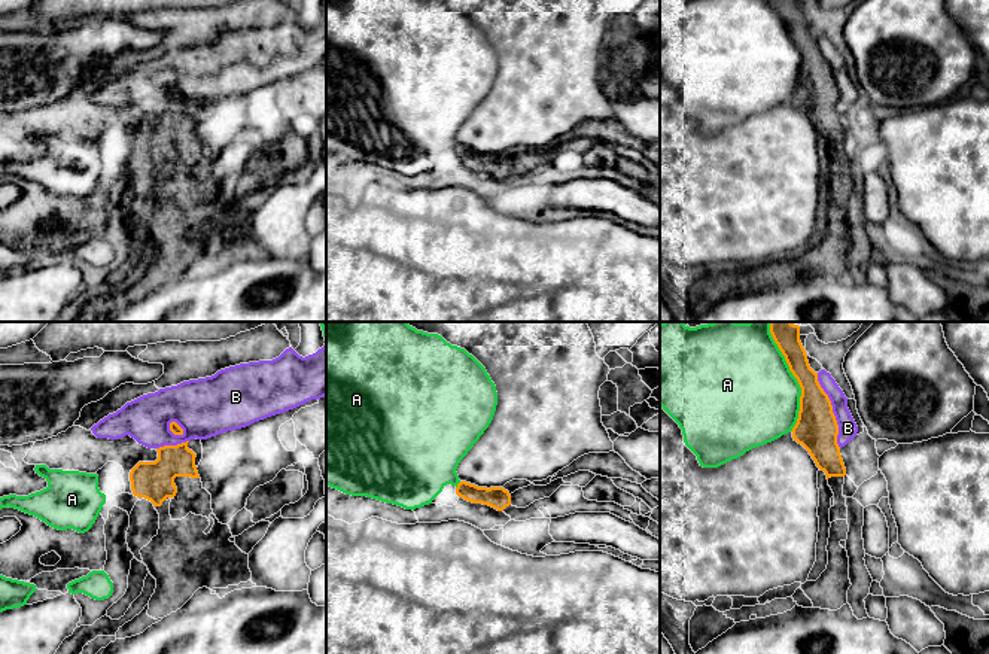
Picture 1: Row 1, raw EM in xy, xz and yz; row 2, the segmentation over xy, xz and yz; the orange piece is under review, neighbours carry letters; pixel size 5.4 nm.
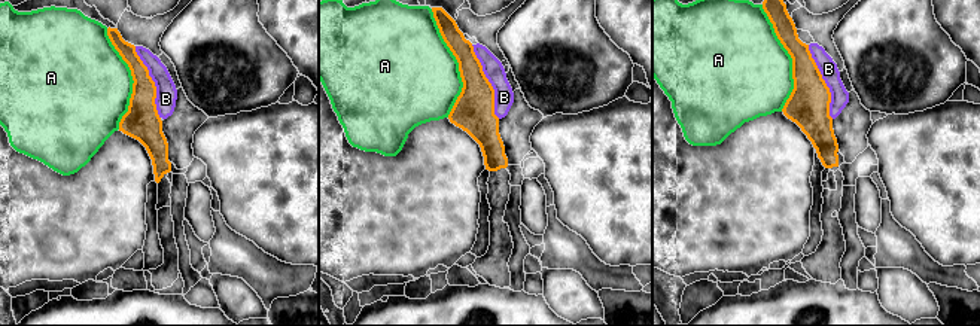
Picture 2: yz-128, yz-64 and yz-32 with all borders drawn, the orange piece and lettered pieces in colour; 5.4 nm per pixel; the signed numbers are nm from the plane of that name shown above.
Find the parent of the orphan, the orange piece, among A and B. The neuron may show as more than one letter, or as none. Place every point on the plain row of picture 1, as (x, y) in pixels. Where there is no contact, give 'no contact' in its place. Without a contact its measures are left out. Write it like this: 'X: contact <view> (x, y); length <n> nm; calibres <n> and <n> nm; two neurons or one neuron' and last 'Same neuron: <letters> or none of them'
A: contact yz (799, 49); length 550 nm; calibres 220 and 480 nm; two neurons
B: contact yz (831, 76); length 420 nm; calibres 240 and 100 nm; two neurons
Same neuron: none of them

